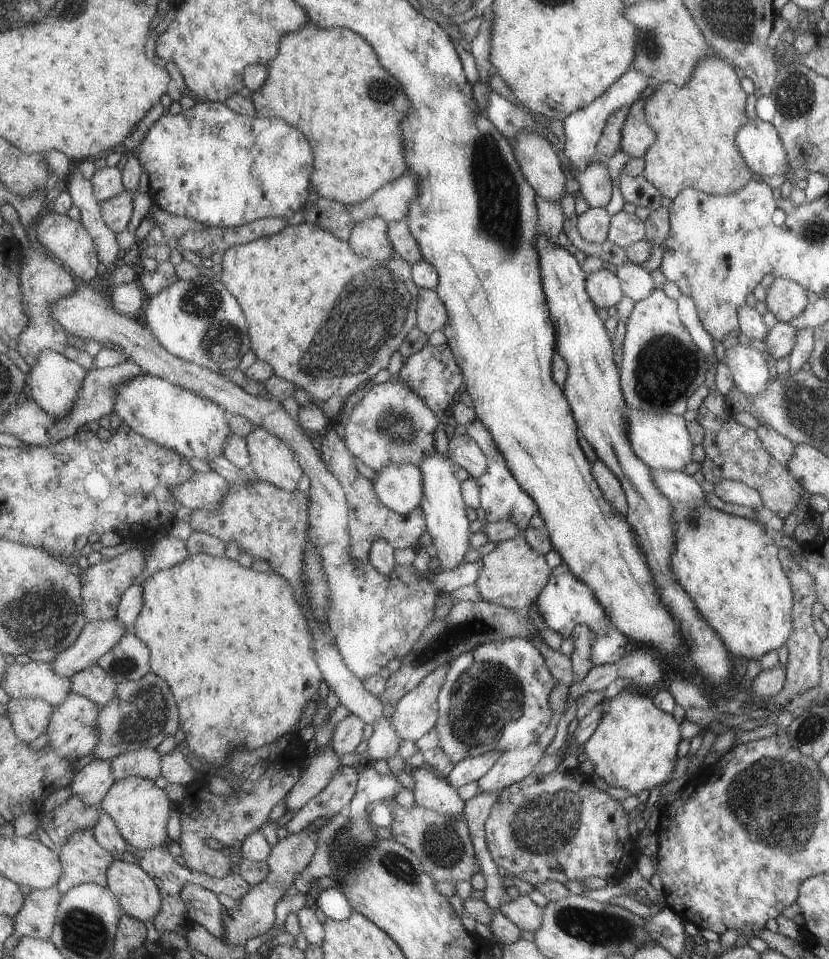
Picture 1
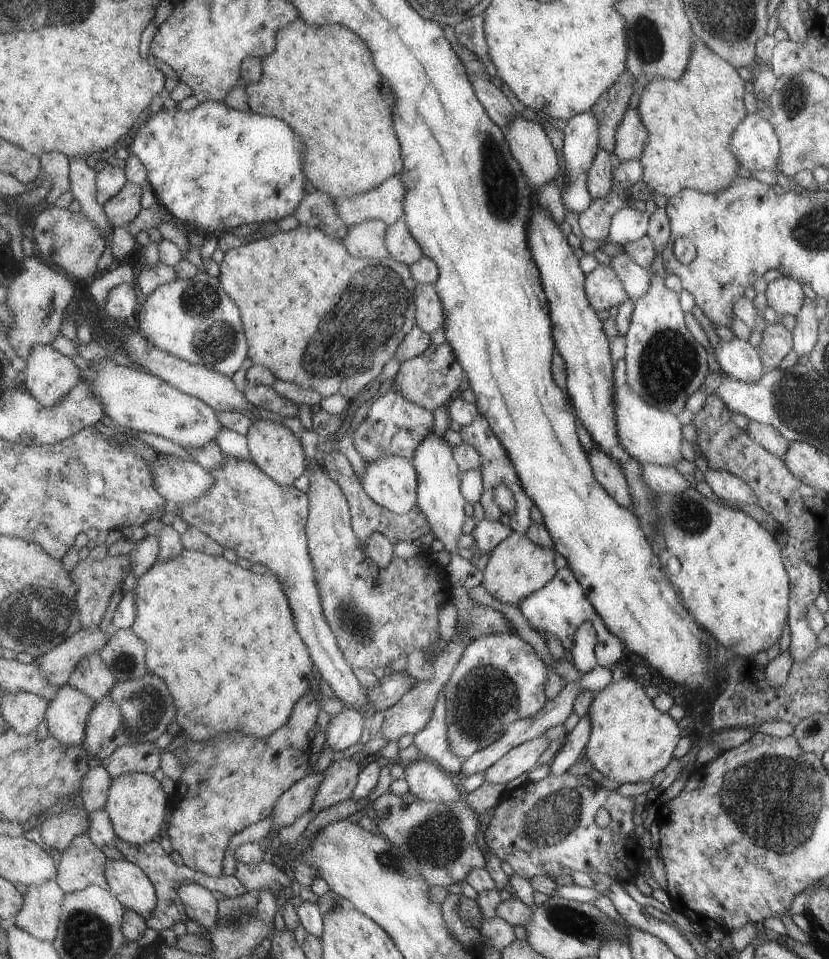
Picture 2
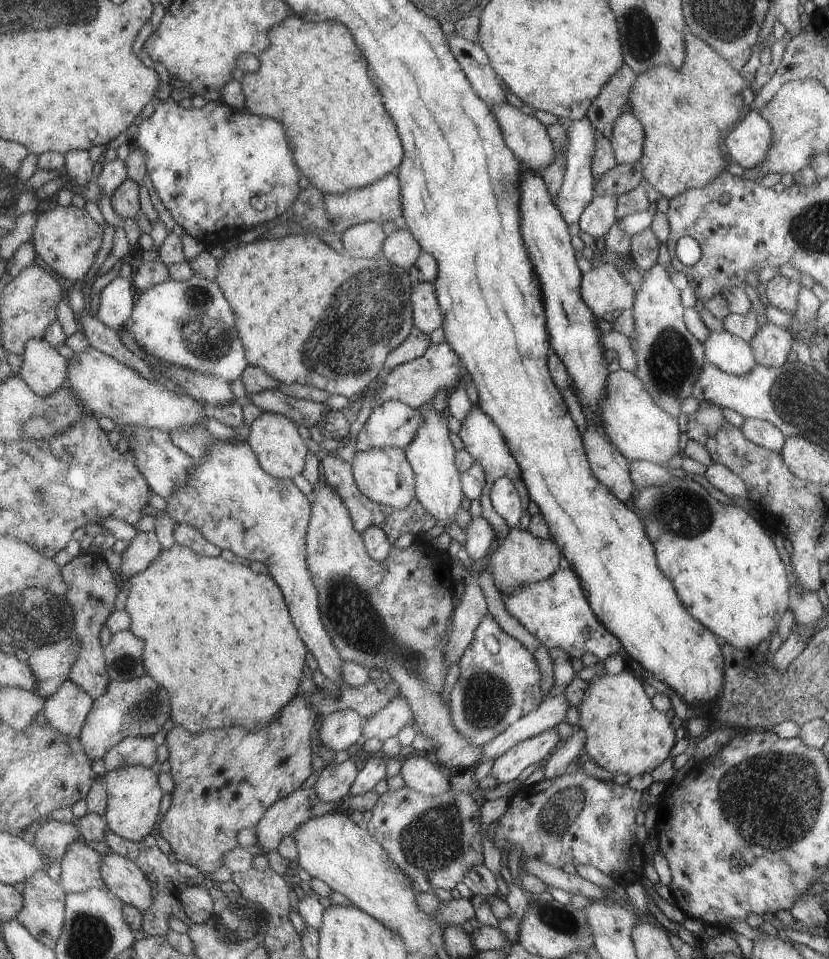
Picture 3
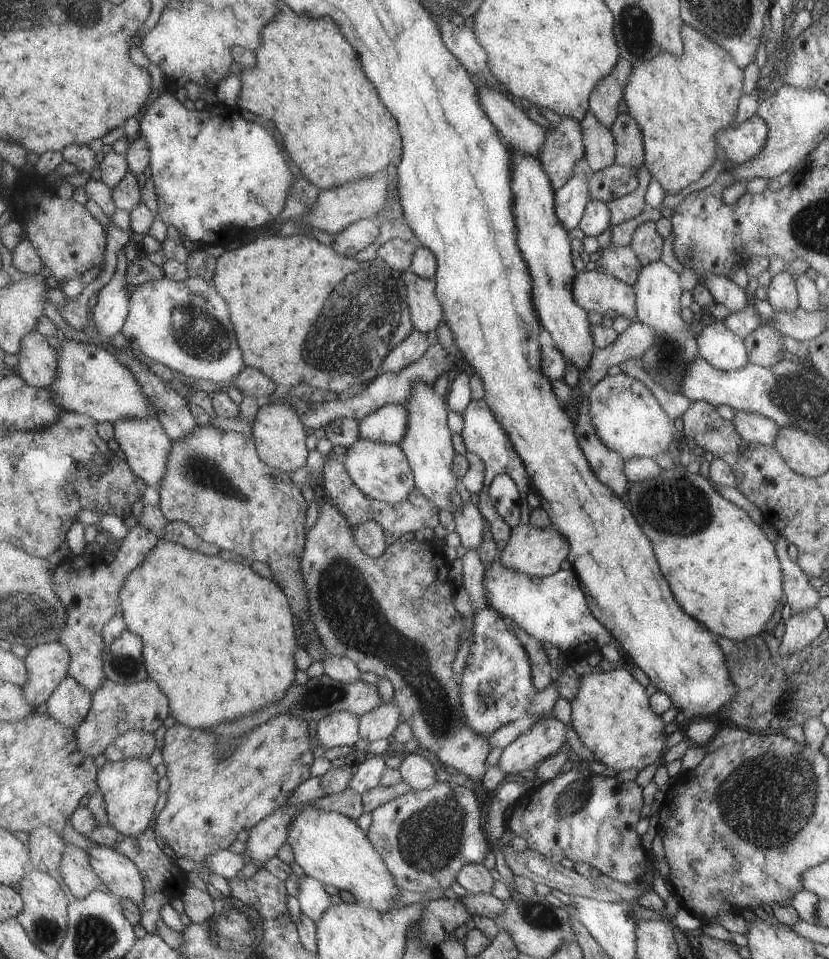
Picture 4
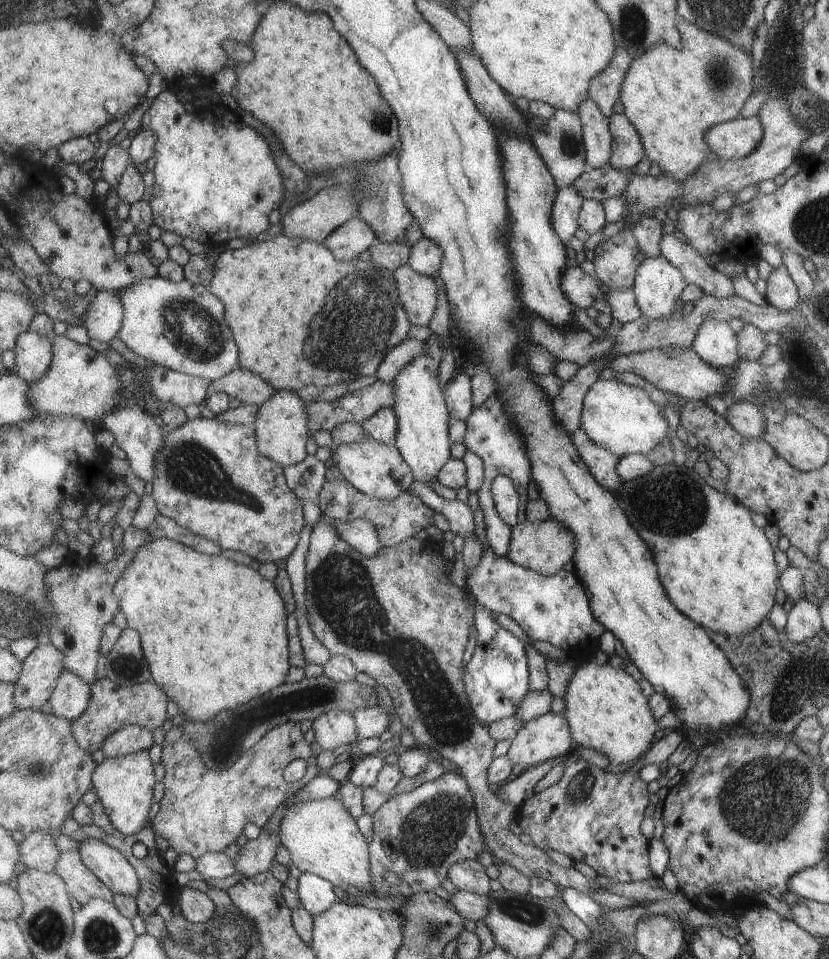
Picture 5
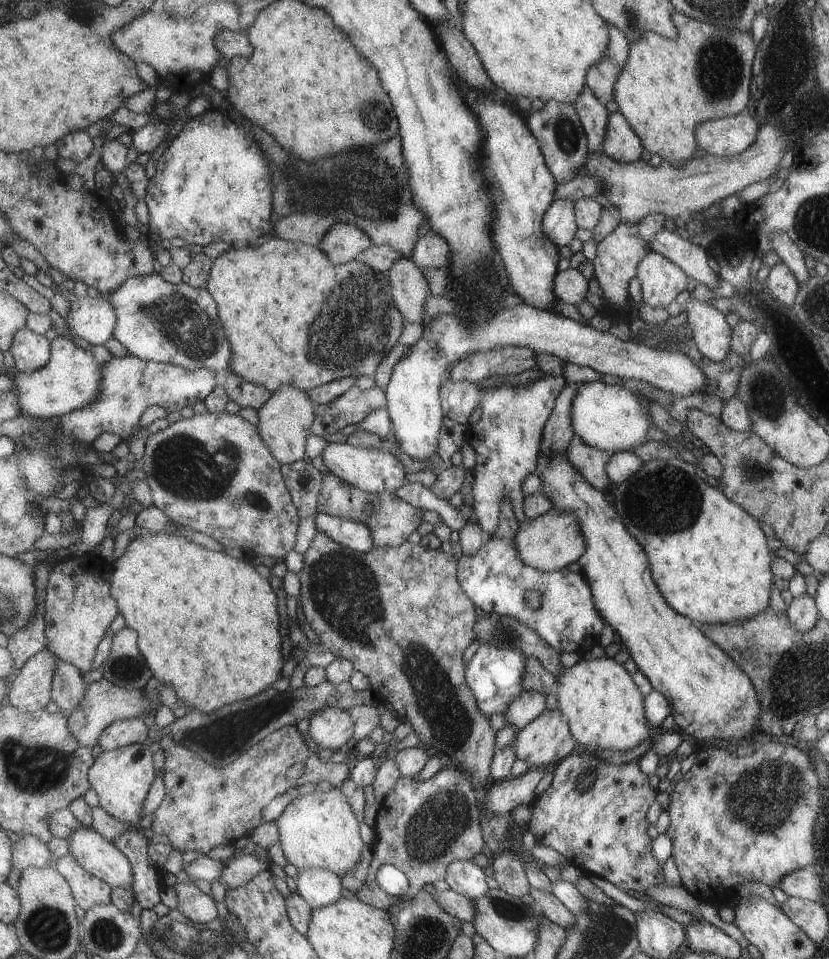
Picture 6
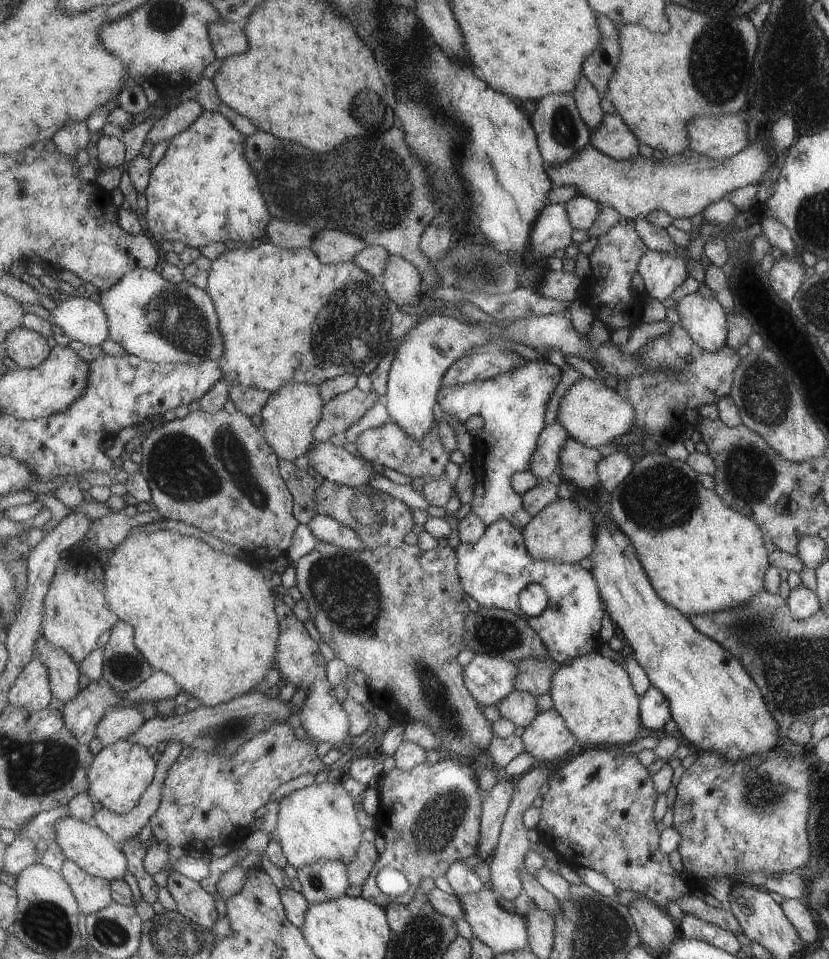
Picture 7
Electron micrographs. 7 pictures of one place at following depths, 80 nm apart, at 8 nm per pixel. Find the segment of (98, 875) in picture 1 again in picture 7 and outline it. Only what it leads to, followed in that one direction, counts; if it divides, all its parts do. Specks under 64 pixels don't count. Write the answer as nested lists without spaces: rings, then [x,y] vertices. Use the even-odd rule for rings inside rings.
[[[65,859],[61,872],[72,886],[80,910],[86,916],[107,908],[114,901],[111,881],[89,874],[74,860]]]

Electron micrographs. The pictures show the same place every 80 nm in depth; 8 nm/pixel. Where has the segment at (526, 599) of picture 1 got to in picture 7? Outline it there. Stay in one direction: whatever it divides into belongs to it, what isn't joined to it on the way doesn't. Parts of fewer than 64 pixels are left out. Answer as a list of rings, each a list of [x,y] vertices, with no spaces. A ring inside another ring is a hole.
[[[557,497],[532,517],[521,532],[524,545],[533,560],[575,564],[591,552],[594,528],[592,514],[587,509],[581,508],[573,499]]]

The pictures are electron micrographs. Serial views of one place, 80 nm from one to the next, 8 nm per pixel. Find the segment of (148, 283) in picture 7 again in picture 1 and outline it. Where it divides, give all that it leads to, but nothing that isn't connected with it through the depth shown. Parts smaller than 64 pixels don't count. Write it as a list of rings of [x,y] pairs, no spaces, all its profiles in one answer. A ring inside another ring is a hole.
[[[199,275],[190,281],[180,278],[175,284],[161,290],[158,295],[148,298],[145,308],[140,320],[153,331],[160,343],[171,354],[192,363],[220,373],[233,371],[241,364],[243,356],[252,348],[252,338],[249,338],[249,326],[245,320],[245,312],[241,310],[237,297],[229,292],[221,280],[215,280],[207,275]]]

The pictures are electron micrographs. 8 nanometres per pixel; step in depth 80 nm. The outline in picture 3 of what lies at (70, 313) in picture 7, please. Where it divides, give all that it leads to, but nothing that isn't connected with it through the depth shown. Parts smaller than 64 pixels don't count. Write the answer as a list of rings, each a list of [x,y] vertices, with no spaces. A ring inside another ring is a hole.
[[[130,277],[107,280],[99,293],[97,318],[111,328],[123,328],[135,308],[137,287]]]

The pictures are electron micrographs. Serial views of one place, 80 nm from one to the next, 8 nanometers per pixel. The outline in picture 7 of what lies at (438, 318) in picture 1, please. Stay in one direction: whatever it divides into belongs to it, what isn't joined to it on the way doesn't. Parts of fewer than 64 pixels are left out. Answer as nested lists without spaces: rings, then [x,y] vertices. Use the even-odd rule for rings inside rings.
[[[389,255],[387,266],[380,276],[387,296],[397,306],[418,302],[418,291],[423,289],[419,270],[404,257]]]

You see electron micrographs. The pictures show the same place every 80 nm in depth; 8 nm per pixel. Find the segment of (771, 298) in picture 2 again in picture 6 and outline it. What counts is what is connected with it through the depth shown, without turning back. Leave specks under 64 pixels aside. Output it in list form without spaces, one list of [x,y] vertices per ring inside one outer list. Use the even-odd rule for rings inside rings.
[[[781,260],[777,261],[770,268],[765,281],[772,298],[791,308],[800,285],[788,265]]]

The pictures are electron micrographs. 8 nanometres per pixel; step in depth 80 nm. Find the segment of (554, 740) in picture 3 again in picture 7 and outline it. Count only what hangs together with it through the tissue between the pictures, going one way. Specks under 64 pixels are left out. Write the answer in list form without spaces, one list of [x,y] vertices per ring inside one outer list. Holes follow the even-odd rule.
[[[553,708],[539,711],[533,720],[524,726],[520,739],[524,744],[524,752],[531,755],[535,764],[538,762],[555,762],[564,759],[568,754],[572,754],[578,747],[577,740],[571,731],[565,726],[560,714]]]

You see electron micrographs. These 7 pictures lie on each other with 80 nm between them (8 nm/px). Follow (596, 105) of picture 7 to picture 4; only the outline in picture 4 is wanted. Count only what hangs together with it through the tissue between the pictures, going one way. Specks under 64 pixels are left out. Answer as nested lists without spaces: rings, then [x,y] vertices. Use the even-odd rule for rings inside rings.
[[[587,110],[580,120],[582,143],[584,146],[583,161],[589,172],[611,165],[615,154],[615,145],[610,130],[601,124],[595,115]]]

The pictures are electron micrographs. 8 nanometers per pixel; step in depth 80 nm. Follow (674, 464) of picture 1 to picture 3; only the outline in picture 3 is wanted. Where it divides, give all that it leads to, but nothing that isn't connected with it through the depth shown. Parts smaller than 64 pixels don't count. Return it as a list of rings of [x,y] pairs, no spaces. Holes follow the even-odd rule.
[[[620,368],[608,374],[607,390],[604,392],[603,407],[600,408],[598,420],[602,421],[598,428],[605,440],[614,444],[629,462],[648,460],[663,465],[675,452],[679,438],[677,422],[669,414],[659,410],[655,402],[651,402],[651,395],[631,372]]]

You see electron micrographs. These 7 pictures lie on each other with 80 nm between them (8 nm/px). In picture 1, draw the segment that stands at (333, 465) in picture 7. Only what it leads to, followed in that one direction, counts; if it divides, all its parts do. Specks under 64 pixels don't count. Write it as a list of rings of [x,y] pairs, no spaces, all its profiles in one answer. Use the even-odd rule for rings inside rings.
[[[390,464],[372,478],[372,489],[385,508],[407,515],[423,499],[423,476],[414,464]]]

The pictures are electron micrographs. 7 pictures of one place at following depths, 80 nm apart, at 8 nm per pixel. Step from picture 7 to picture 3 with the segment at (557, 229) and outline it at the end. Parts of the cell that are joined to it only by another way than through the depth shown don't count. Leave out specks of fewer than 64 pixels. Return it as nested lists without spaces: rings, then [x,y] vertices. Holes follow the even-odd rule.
[[[585,116],[578,121],[566,122],[564,125],[566,129],[566,138],[568,145],[566,146],[566,165],[564,170],[564,177],[554,196],[554,201],[560,215],[565,219],[567,224],[578,222],[581,211],[592,202],[595,198],[593,190],[593,175],[591,171],[592,152],[595,151],[595,126],[589,122]]]

